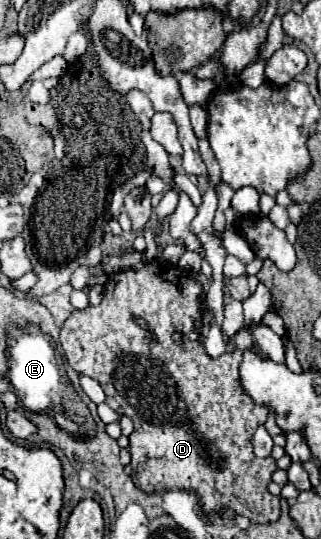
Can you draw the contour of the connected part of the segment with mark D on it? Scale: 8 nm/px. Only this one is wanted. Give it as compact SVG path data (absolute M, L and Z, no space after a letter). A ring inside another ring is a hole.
M147 263L143 269L127 269L127 271L119 271L115 275L109 277L109 281L105 283L105 295L103 295L103 301L97 305L97 307L87 307L85 311L73 311L65 325L61 327L61 335L59 335L59 341L61 341L61 347L65 351L65 357L67 357L67 363L77 371L77 373L83 373L83 375L89 375L93 379L99 381L99 385L103 387L107 399L105 403L115 409L117 413L121 415L127 415L135 429L133 433L129 435L129 453L131 453L131 467L133 467L133 483L145 491L145 493L161 493L161 491L177 491L177 489L183 489L183 491L193 491L199 499L199 505L203 509L203 513L211 515L221 515L221 509L227 507L231 513L235 515L245 515L251 523L271 523L271 521L277 521L279 519L279 497L273 497L269 491L267 491L267 485L269 485L269 479L271 479L271 473L277 469L275 465L275 459L273 457L267 457L267 459L257 459L255 453L253 453L253 445L251 445L251 437L255 433L255 429L259 425L265 423L267 415L269 415L269 409L265 409L263 405L253 405L253 401L249 401L249 397L245 397L243 389L241 389L241 383L239 383L239 363L241 363L241 353L245 349L249 349L249 345L255 345L253 343L253 335L247 331L247 329L241 329L237 335L235 335L235 345L237 349L233 353L223 353L219 359L211 359L207 353L205 353L205 347L201 345L201 339L199 341L189 341L187 339L187 349L181 349L179 343L173 341L173 333L175 331L181 331L183 335L187 335L187 331L193 329L193 319L197 319L201 313L199 313L199 297L203 295L201 291L201 285L195 281L195 275L193 273L187 273L187 271L181 271L179 267L173 267L169 263ZM133 315L139 315L139 317L145 317L149 329L153 331L155 335L155 343L149 343L147 337L145 337L145 329L141 329L131 317Z

